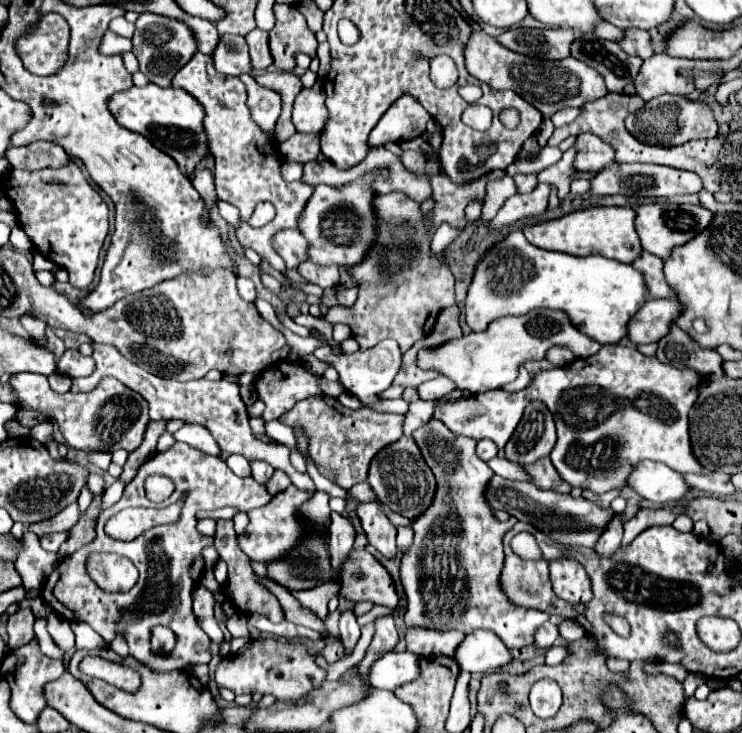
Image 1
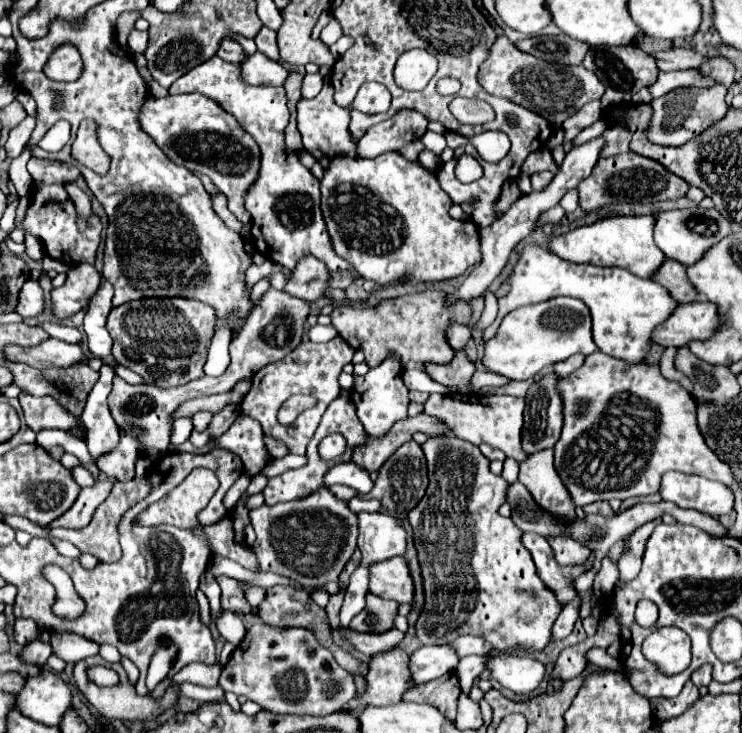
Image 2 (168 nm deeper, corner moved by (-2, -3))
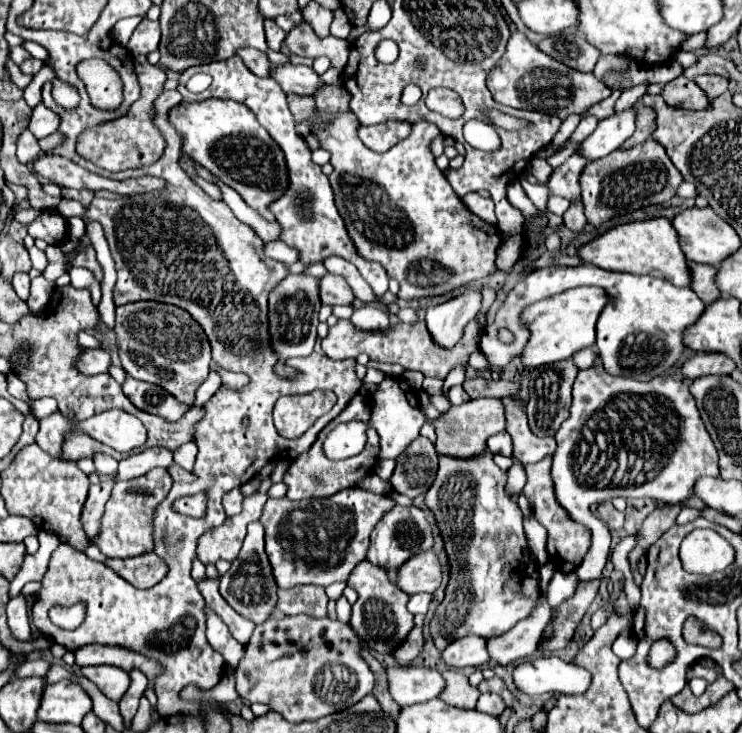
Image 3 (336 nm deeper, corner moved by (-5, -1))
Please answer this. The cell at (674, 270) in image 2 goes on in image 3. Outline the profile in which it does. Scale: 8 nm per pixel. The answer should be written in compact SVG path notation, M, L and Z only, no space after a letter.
M692 264L692 290L706 304L716 302L720 298L720 290L716 288L716 268L708 264Z

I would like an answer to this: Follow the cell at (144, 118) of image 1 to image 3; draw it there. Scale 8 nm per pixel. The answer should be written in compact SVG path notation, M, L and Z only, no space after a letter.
M218 98L180 104L170 112L170 122L184 136L184 154L234 188L246 204L258 210L266 220L272 220L268 206L288 188L288 168L284 162L284 152L264 130L264 126L256 122L256 116L248 110L248 106Z

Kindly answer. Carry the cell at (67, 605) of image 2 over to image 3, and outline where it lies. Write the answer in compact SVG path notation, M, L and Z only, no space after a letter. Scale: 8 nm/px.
M74 604L74 606L70 606L70 608L56 606L56 608L50 609L49 617L56 626L72 630L72 628L80 626L82 620L84 620L84 606L82 606L82 604Z

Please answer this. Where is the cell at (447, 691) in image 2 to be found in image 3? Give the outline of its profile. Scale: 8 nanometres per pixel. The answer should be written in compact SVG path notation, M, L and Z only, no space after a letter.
M446 670L442 676L446 680L446 690L440 694L440 698L446 704L456 706L456 708L474 708L476 706L476 700L480 696L480 690L478 688L472 688L468 684L468 678L464 674Z

